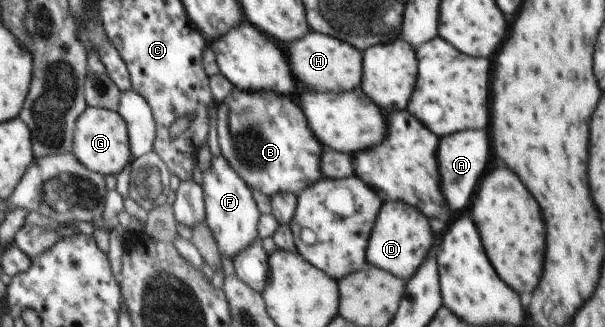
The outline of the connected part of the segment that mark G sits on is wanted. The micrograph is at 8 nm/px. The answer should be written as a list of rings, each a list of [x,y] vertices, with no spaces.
[[[87,107],[76,120],[71,153],[88,170],[102,176],[117,175],[130,160],[130,136],[127,124],[117,111],[103,107]]]

